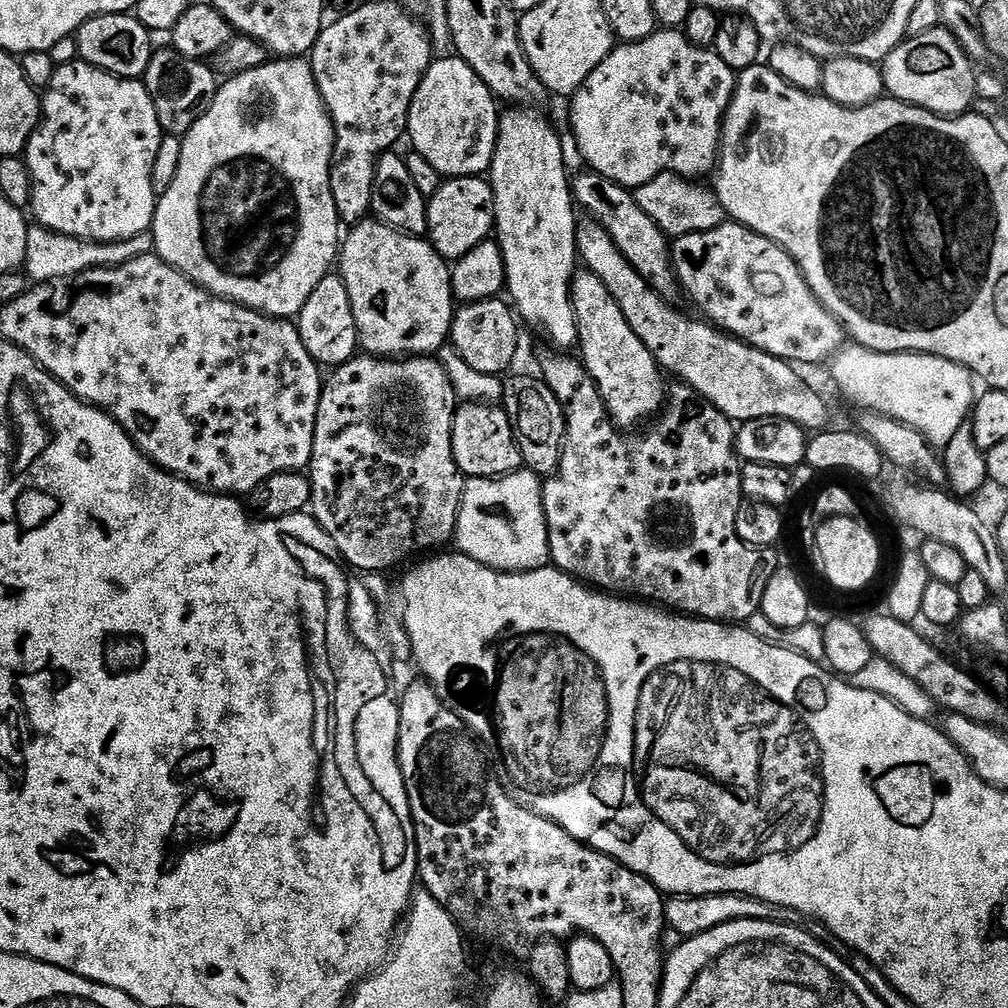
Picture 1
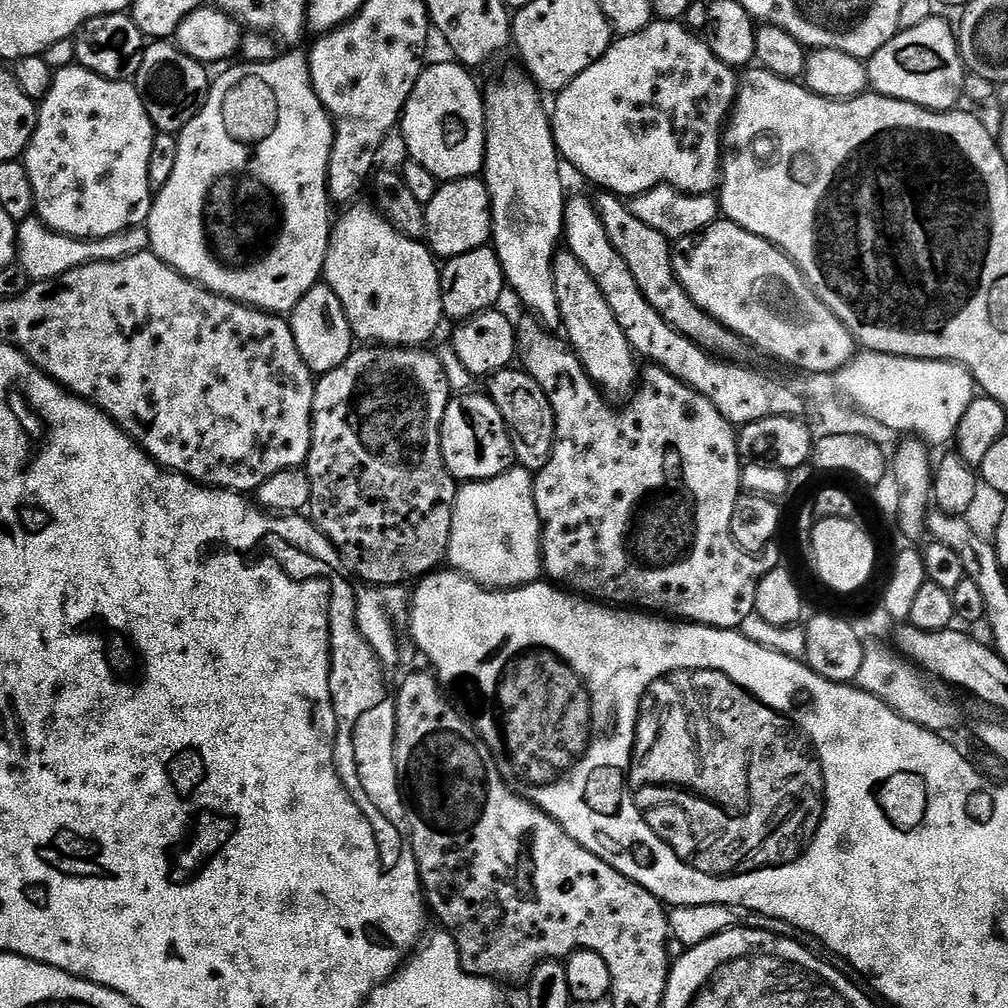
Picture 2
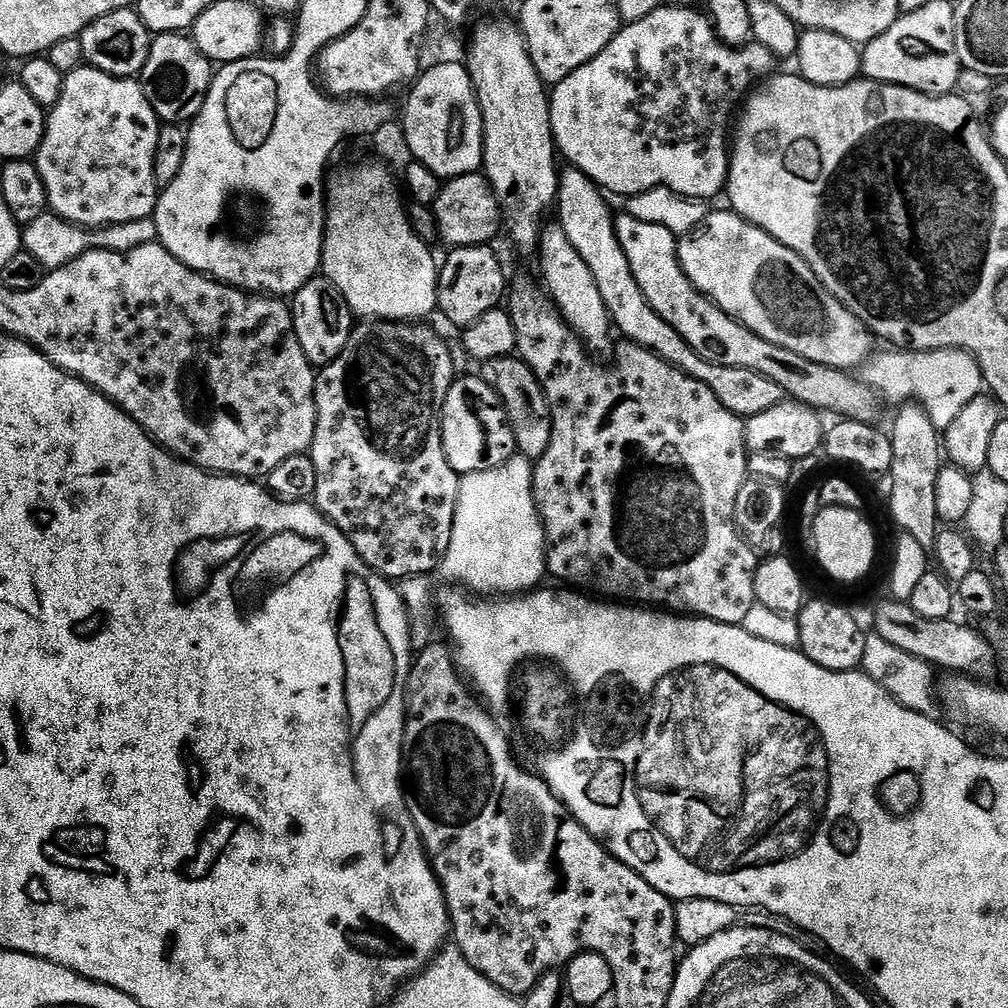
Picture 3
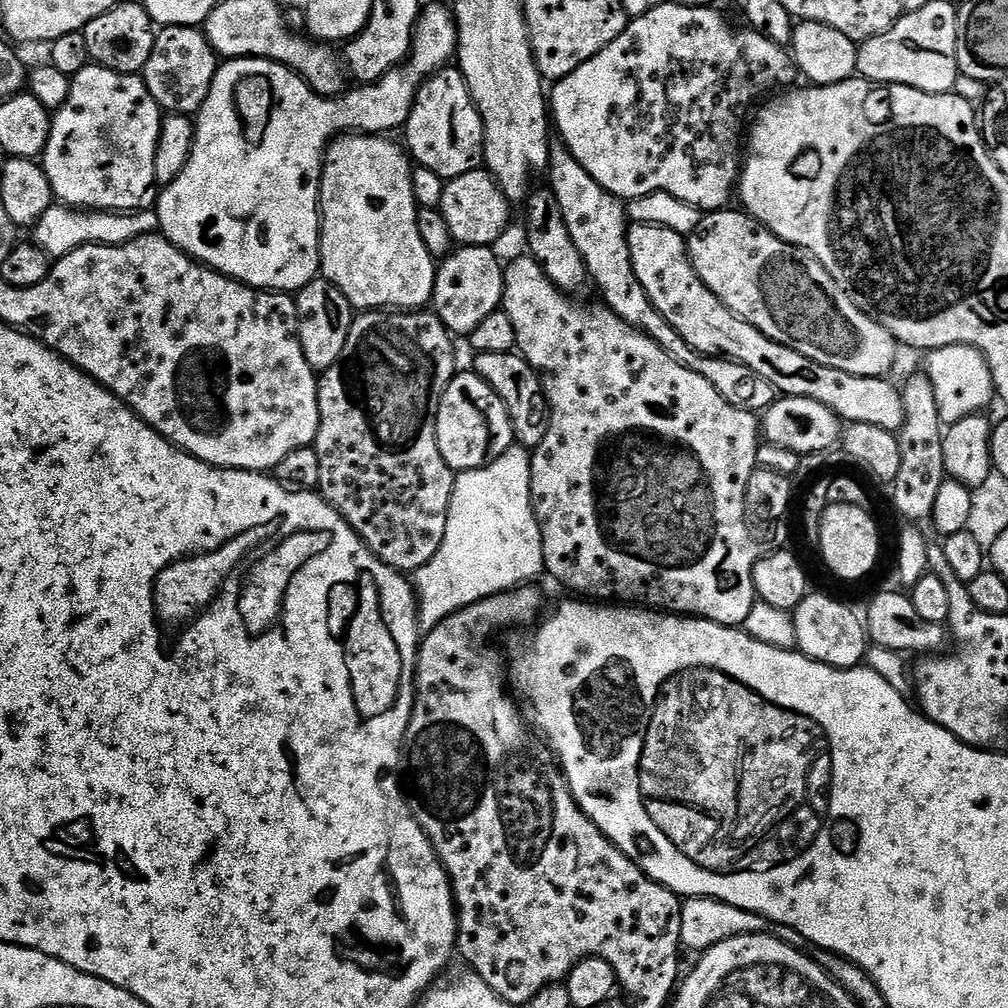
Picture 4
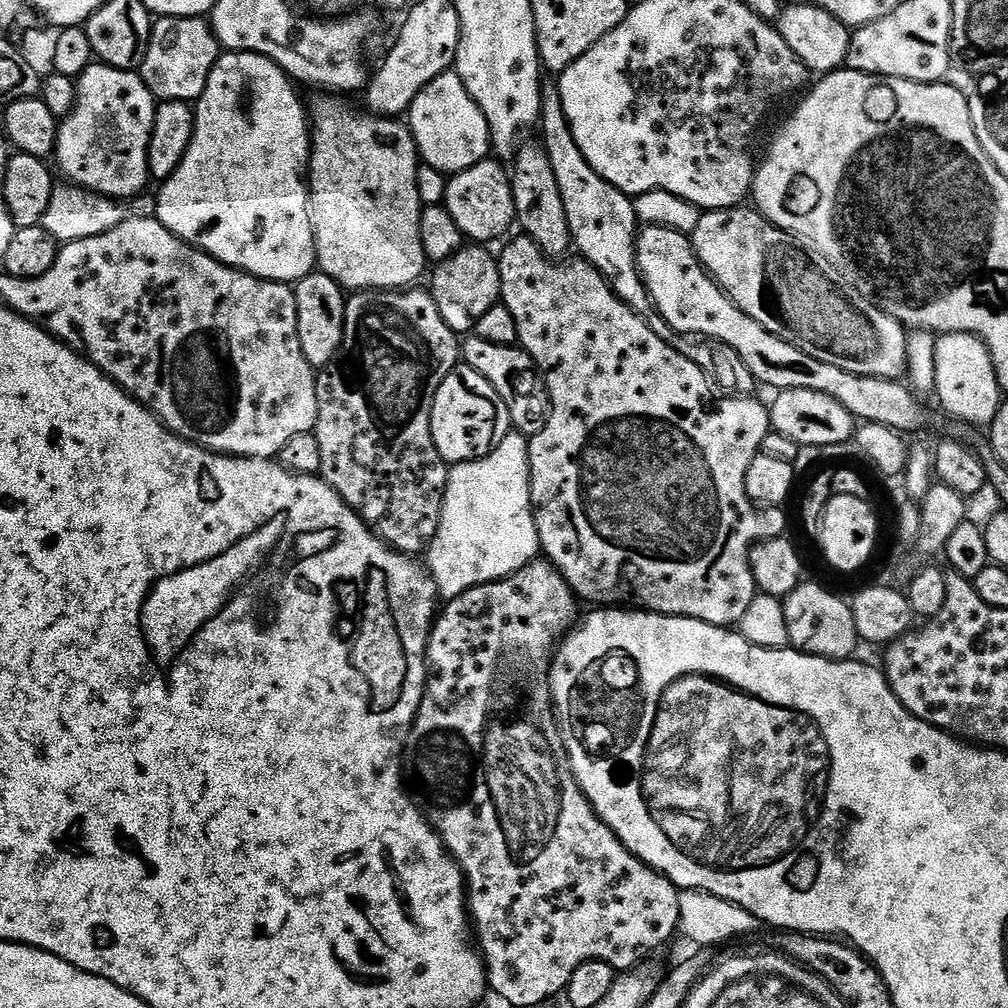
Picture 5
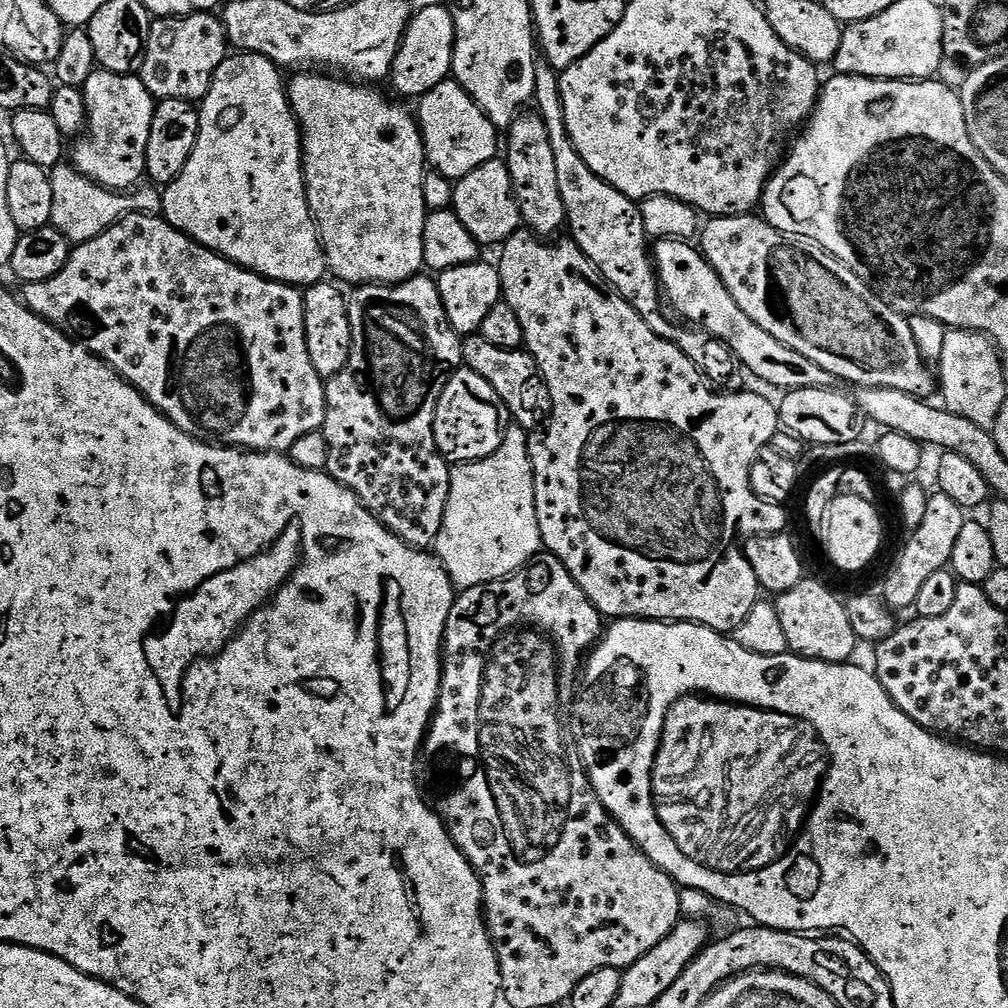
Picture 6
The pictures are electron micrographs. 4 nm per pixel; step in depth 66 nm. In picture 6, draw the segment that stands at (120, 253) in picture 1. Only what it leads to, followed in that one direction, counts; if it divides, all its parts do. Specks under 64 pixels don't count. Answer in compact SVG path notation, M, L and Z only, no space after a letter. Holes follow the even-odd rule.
M68 162L57 164L49 171L48 177L54 193L51 227L58 229L73 245L87 244L94 237L101 236L107 228L117 224L123 216L156 214L164 206L164 197L159 187L140 186L131 194L121 194L119 191L94 183ZM132 194L133 196L128 196Z

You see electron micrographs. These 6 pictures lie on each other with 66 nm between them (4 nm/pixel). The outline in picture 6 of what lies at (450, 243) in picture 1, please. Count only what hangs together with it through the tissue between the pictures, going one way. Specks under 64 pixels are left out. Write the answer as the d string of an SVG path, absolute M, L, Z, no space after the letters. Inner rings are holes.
M500 158L486 162L478 170L455 181L452 189L452 208L456 217L462 222L462 226L470 230L476 243L481 246L503 245L504 241L509 240L522 224L520 207L516 201L508 166Z

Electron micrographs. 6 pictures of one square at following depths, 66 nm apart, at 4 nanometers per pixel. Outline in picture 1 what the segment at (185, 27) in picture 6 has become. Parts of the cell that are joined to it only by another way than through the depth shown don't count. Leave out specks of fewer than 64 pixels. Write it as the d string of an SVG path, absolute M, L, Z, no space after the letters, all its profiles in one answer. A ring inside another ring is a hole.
M153 51L142 83L154 102L161 129L169 136L183 137L193 122L212 103L218 87L218 77L205 63L187 60L184 56L177 56L175 51L167 51Z

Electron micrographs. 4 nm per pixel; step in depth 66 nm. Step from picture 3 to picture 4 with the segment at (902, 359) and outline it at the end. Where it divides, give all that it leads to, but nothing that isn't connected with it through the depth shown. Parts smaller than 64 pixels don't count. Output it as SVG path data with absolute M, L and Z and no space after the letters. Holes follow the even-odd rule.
M951 344L945 348L931 349L927 356L926 371L933 384L941 425L957 424L967 416L981 413L994 400L990 366L977 348L968 344Z

